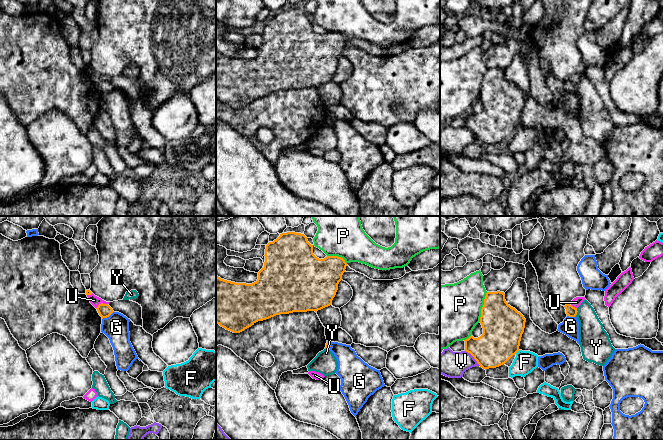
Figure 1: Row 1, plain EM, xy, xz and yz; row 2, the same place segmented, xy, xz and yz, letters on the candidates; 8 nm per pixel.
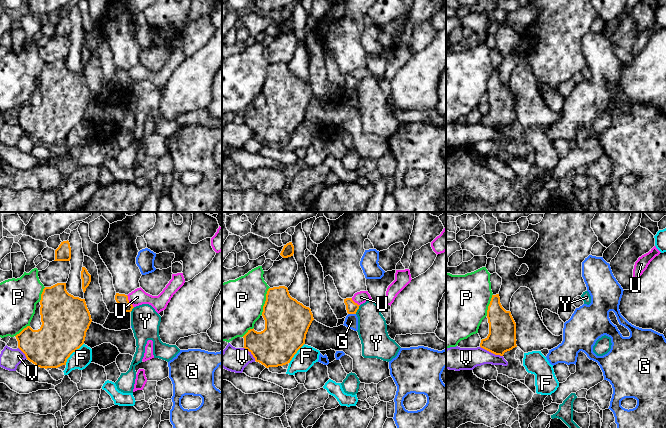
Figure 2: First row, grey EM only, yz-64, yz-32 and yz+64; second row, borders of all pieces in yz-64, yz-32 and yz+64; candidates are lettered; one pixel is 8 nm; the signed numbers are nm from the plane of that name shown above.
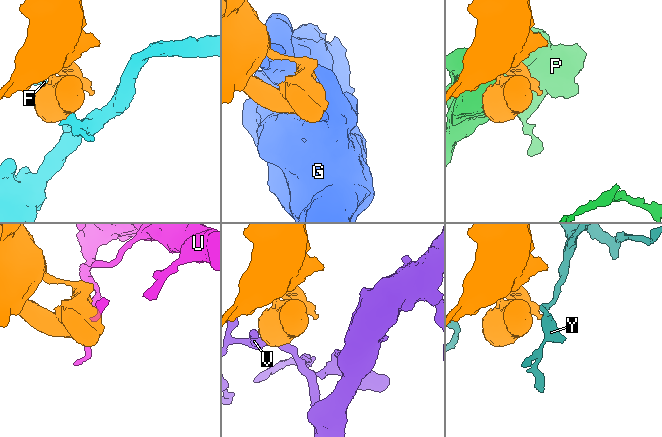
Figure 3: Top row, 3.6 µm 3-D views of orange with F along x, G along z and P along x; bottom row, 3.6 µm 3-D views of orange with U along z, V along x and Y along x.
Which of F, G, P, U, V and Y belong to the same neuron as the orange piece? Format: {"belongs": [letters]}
{"belongs": []}

